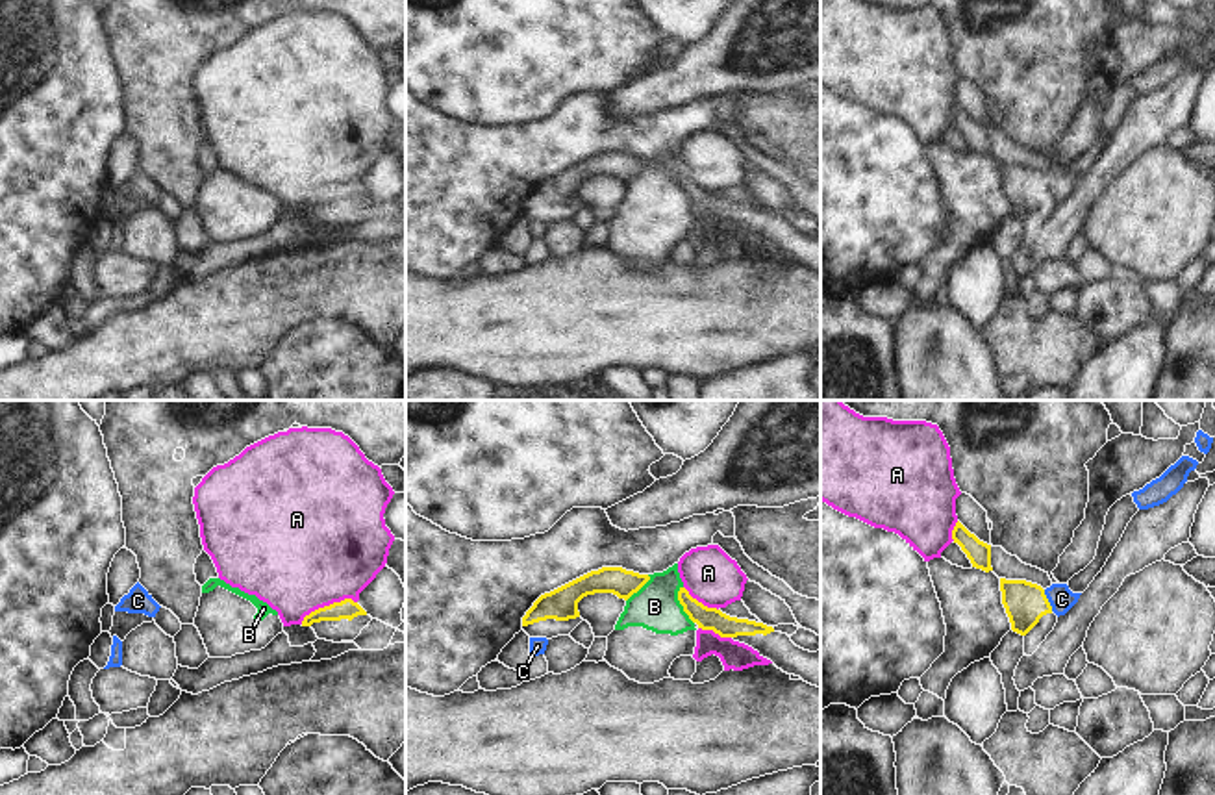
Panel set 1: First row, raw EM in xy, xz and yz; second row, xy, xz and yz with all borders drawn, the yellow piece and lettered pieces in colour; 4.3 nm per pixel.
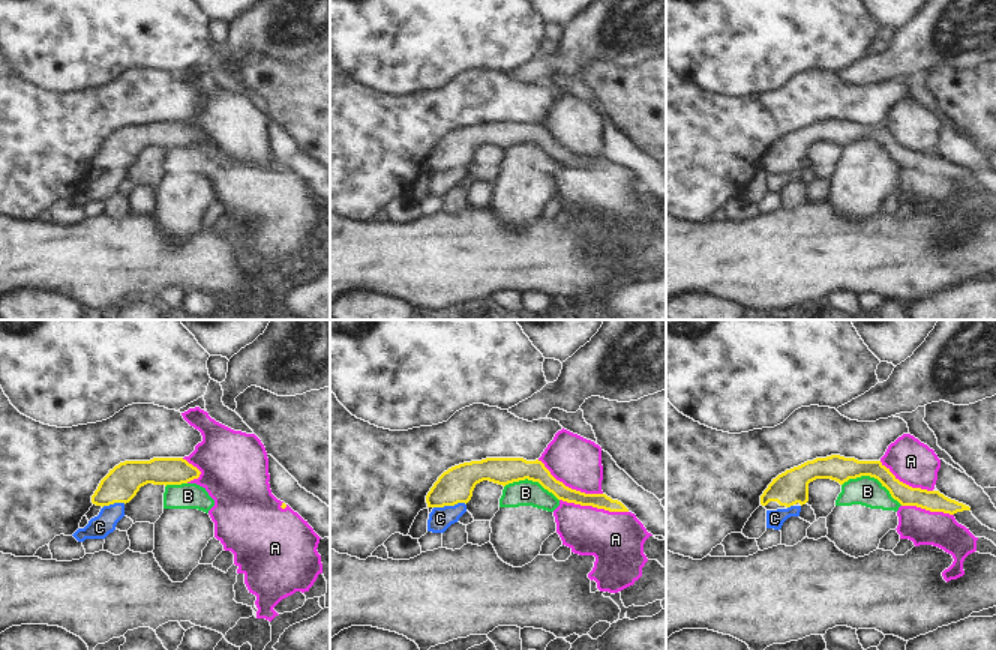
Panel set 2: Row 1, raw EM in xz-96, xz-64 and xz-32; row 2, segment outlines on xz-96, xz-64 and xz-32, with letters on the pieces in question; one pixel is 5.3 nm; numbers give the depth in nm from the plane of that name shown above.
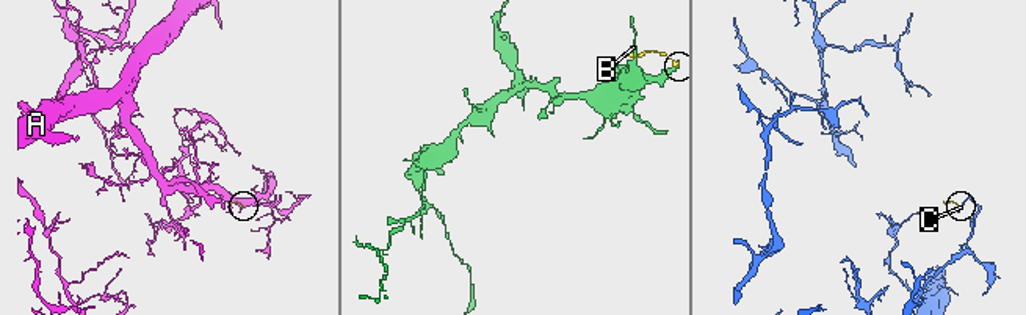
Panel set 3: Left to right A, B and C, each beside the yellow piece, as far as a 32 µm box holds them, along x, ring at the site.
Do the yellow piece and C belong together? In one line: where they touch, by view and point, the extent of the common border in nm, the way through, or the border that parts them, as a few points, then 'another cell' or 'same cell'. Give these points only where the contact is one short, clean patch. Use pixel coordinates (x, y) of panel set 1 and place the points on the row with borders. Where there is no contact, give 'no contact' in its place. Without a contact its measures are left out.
yz (1047, 601) | 100 nm | along yz (1043, 590), (1052, 610) | another cell

